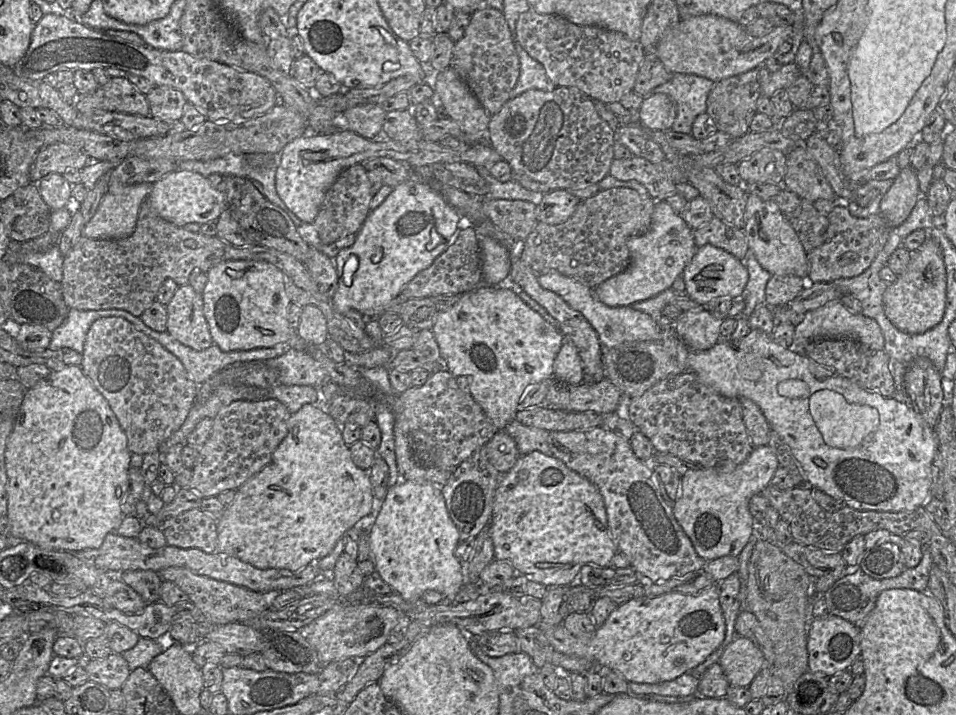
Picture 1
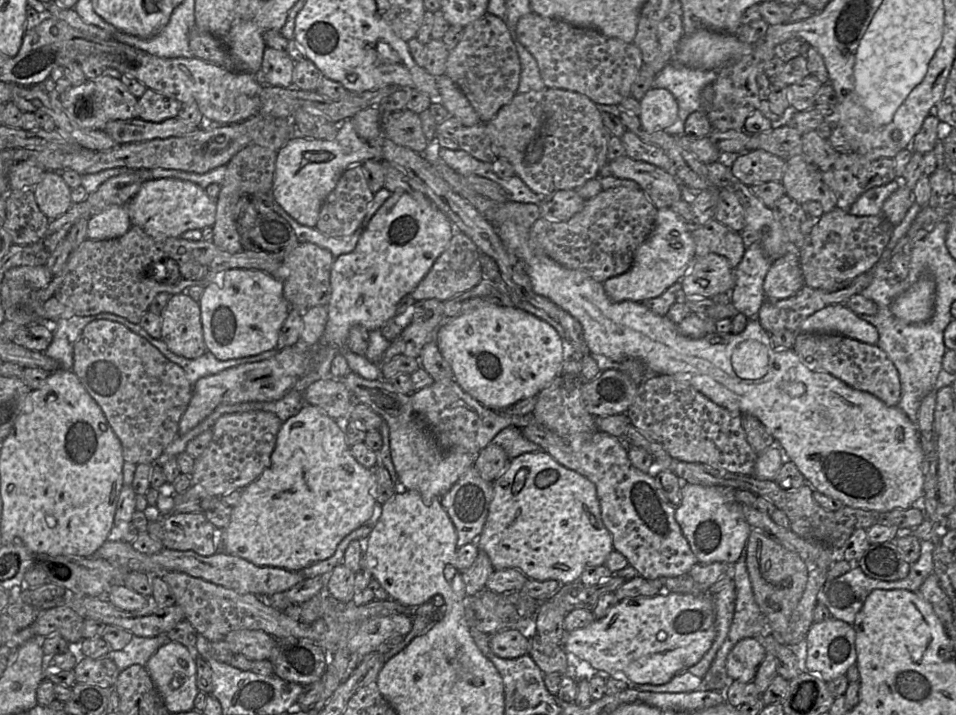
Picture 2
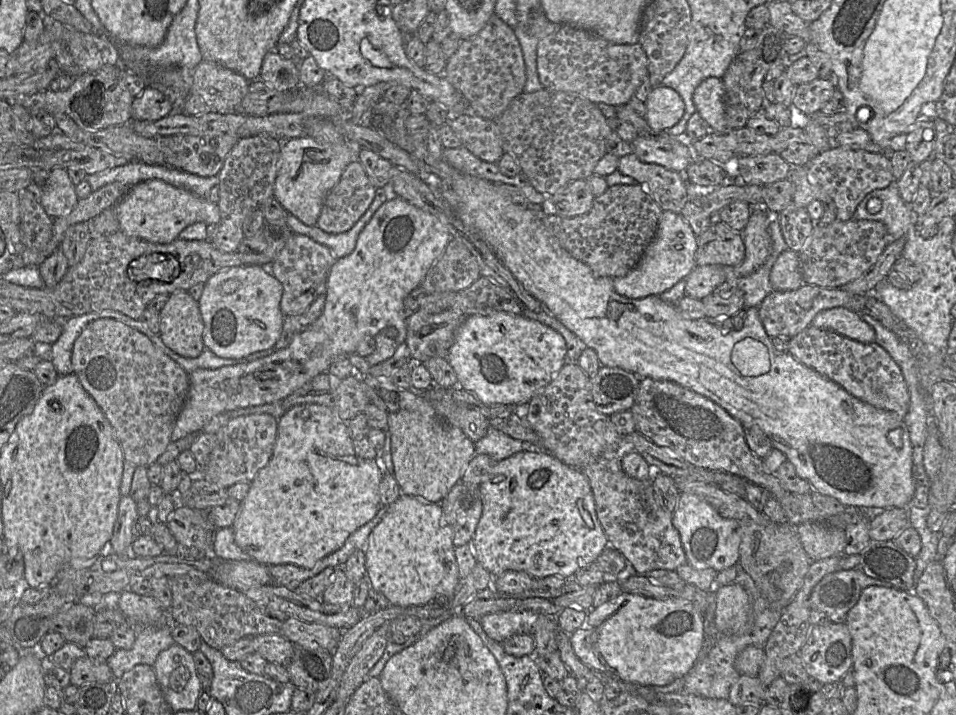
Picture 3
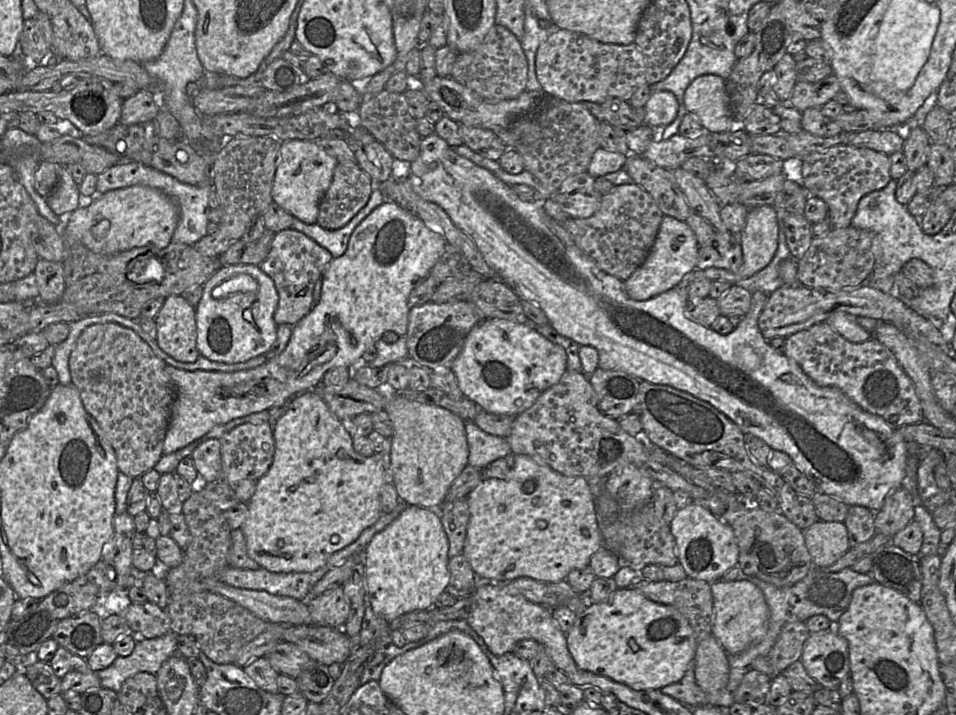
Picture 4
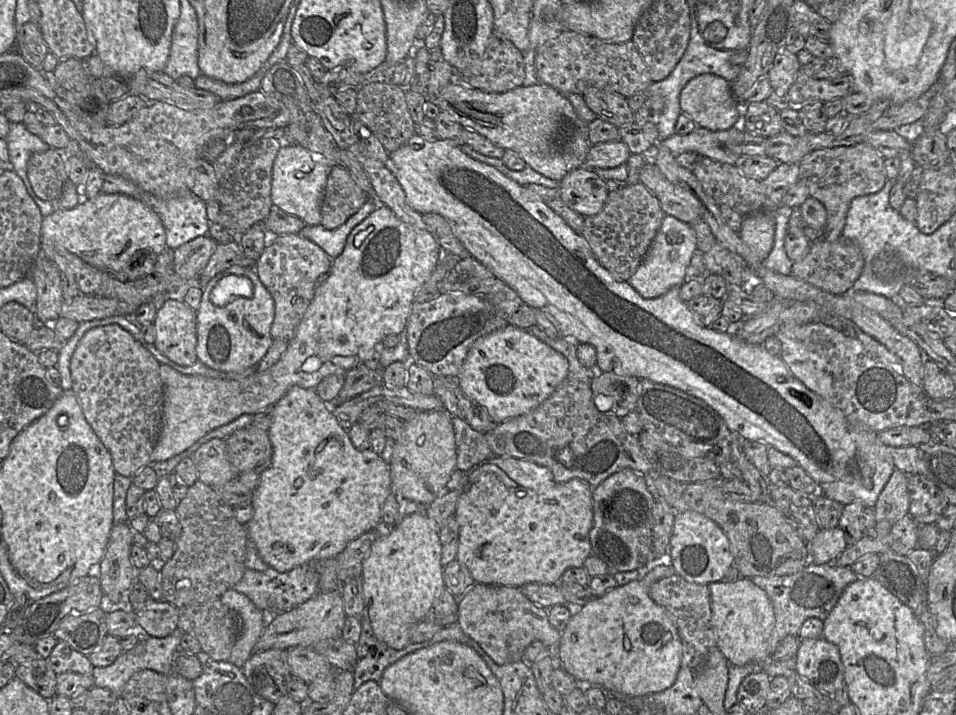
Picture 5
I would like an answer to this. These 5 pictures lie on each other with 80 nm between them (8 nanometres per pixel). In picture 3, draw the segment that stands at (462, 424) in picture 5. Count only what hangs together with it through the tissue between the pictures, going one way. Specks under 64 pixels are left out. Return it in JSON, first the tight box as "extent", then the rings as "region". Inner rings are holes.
{"extent":[474,426,543,461],"region":[[[490,426],[485,437],[474,443],[477,455],[486,454],[494,461],[501,461],[521,451],[543,451],[539,444],[532,444],[498,431]]]}

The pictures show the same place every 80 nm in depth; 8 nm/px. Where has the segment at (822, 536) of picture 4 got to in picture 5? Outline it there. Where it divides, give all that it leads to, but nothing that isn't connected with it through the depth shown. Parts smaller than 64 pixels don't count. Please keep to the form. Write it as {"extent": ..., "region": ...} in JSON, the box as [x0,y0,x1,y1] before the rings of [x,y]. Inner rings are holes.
{"extent":[805,527,847,565],"region":[[[840,527],[820,529],[810,542],[805,542],[810,553],[810,561],[816,565],[834,563],[847,546]]]}

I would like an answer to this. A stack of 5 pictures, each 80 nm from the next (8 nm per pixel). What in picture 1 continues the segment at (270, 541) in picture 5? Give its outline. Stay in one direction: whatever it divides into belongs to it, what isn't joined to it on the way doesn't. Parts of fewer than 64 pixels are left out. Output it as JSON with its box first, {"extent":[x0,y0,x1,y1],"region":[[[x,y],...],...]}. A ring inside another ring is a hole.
{"extent":[217,404,376,571],"region":[[[312,404],[288,420],[288,433],[270,462],[236,490],[233,502],[217,522],[217,552],[238,558],[255,568],[298,571],[329,555],[337,542],[376,508],[369,472],[358,468],[344,441],[342,427]]]}

